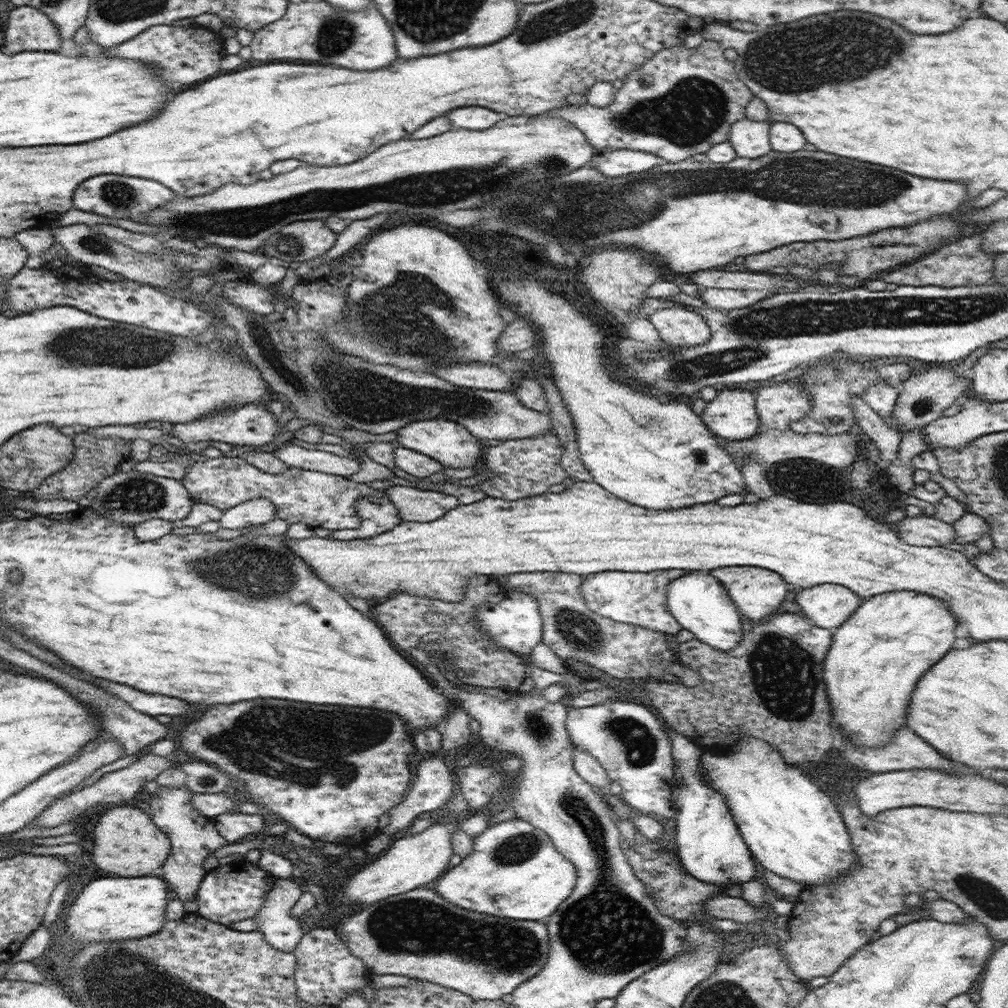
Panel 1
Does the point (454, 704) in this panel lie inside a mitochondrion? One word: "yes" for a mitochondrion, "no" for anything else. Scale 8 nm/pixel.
no

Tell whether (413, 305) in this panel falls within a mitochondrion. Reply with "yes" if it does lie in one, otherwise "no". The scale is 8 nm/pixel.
yes

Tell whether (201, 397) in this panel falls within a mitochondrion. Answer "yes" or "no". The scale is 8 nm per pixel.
no

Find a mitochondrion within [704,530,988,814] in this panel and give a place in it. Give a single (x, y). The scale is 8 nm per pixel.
(784, 678)

